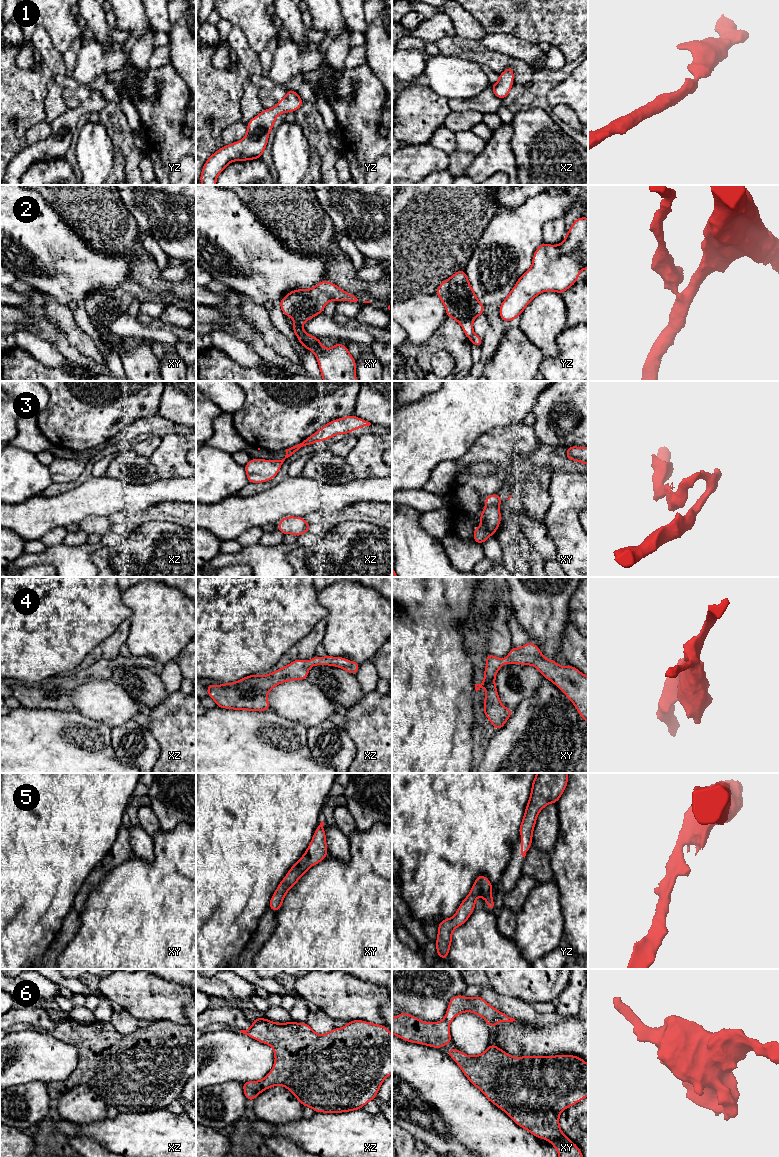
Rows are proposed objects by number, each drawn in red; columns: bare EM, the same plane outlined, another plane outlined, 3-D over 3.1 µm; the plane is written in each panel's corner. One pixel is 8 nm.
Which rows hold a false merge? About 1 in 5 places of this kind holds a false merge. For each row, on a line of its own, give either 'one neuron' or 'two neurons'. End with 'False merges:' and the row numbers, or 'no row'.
1: one neuron
2: two neurons
3: two neurons
4: one neuron
5: one neuron
6: one neuron
False merges: 2, 3

